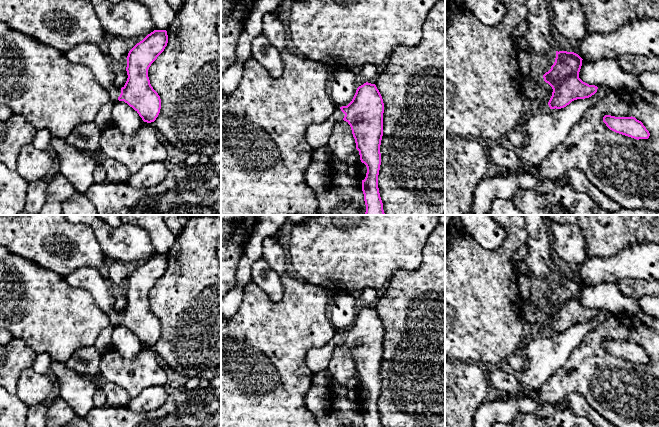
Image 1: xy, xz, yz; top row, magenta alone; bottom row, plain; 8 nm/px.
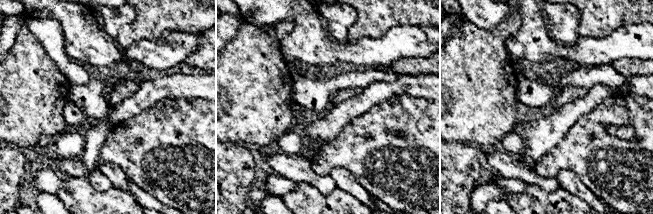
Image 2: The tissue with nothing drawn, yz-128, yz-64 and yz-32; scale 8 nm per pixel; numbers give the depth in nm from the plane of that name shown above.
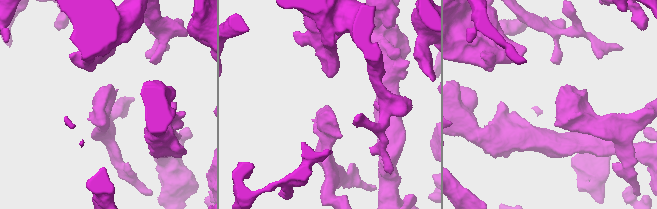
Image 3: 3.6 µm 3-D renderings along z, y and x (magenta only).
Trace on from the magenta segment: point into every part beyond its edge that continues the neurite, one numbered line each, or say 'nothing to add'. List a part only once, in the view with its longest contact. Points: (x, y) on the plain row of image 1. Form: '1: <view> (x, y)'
1: xy (90, 279)

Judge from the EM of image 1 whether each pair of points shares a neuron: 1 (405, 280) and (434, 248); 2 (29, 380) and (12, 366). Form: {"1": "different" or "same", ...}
{"1": "same", "2": "different"}

